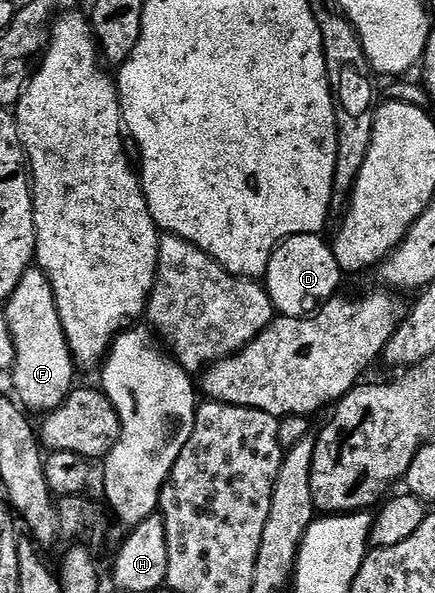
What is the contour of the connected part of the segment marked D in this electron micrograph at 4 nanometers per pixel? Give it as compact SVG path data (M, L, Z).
M298 234L284 238L270 257L263 277L263 286L276 313L287 318L310 317L340 290L343 271L337 264L330 243L318 234Z

